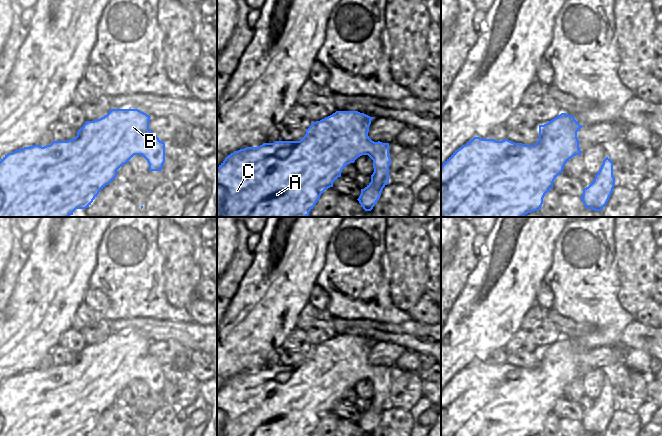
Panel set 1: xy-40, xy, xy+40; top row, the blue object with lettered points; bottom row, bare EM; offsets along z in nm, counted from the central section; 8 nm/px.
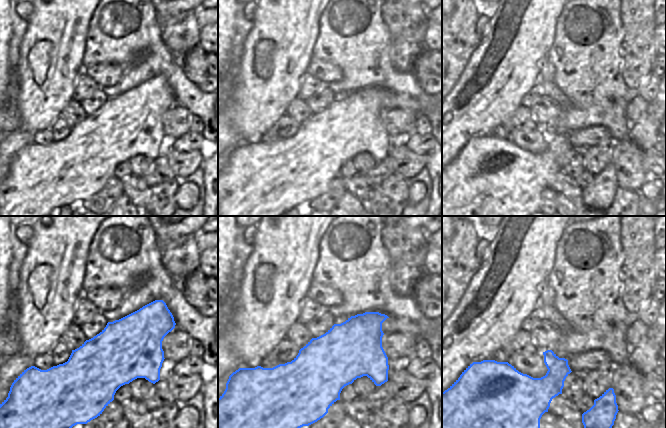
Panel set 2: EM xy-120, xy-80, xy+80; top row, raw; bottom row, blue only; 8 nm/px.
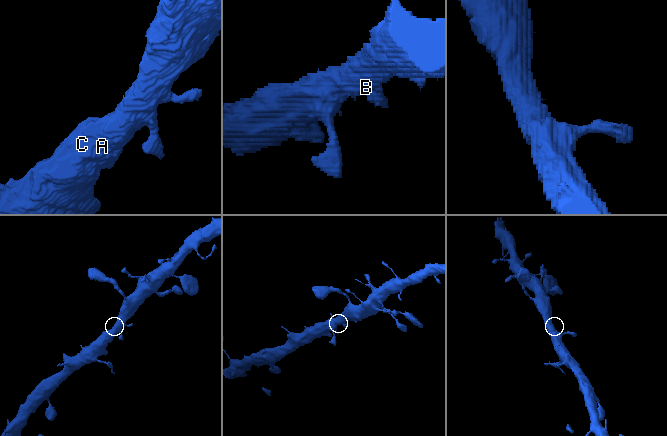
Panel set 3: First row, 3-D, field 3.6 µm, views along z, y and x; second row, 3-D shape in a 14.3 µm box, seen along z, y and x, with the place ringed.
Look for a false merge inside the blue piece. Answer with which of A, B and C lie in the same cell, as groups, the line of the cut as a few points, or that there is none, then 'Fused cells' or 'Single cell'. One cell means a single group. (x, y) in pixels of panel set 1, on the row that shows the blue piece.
Groups: A B C. No split. Single cell.

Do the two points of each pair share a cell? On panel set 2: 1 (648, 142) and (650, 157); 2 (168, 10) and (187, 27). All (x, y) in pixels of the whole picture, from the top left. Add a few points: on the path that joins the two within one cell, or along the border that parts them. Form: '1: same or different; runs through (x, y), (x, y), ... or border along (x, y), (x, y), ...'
1: different; border along (646, 151), (653, 152)
2: different; border along (172, 16), (166, 18)

